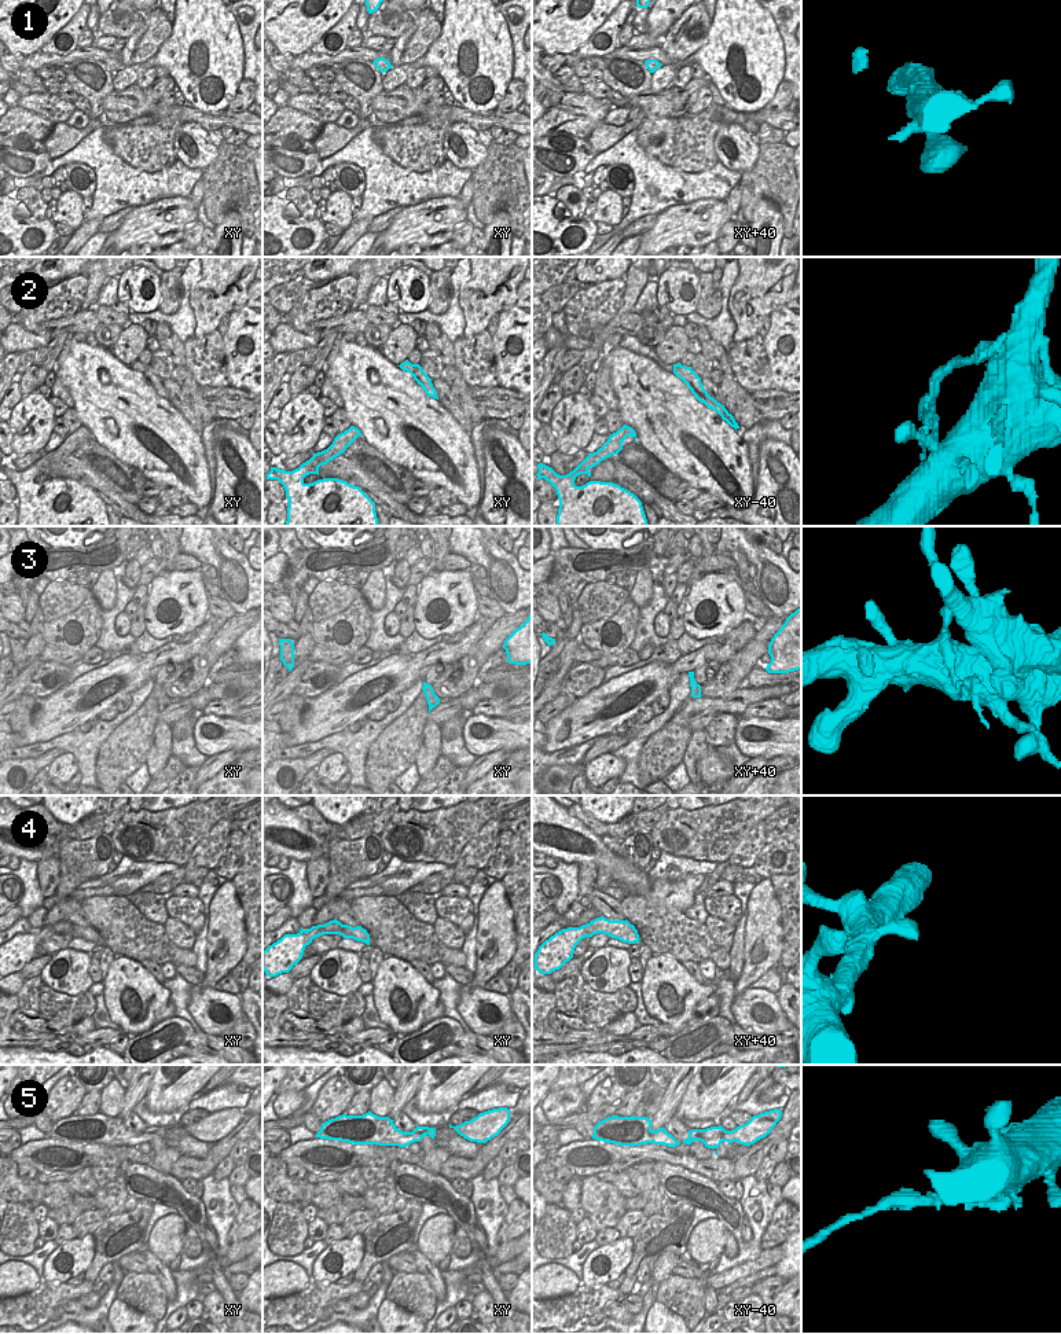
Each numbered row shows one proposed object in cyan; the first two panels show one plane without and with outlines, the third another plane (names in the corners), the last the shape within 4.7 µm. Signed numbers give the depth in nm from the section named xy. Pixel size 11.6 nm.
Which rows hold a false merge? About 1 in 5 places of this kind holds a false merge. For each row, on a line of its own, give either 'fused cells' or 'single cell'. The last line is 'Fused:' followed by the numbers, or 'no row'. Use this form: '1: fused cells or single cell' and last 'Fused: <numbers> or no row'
1: single cell
2: fused cells
3: fused cells
4: single cell
5: fused cells
Fused: 2, 3, 5

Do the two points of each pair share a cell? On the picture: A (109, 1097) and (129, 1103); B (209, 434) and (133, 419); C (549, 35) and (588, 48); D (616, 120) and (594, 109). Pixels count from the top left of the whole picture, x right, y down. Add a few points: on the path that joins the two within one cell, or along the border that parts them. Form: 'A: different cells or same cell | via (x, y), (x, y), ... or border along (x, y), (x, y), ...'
A: different cells | border along (125, 1090), (121, 1110), (116, 1116)
B: different cells | border along (199, 434), (208, 466)
C: different cells | border along (604, 22), (573, 52)
D: different cells | border along (613, 107), (602, 121)

